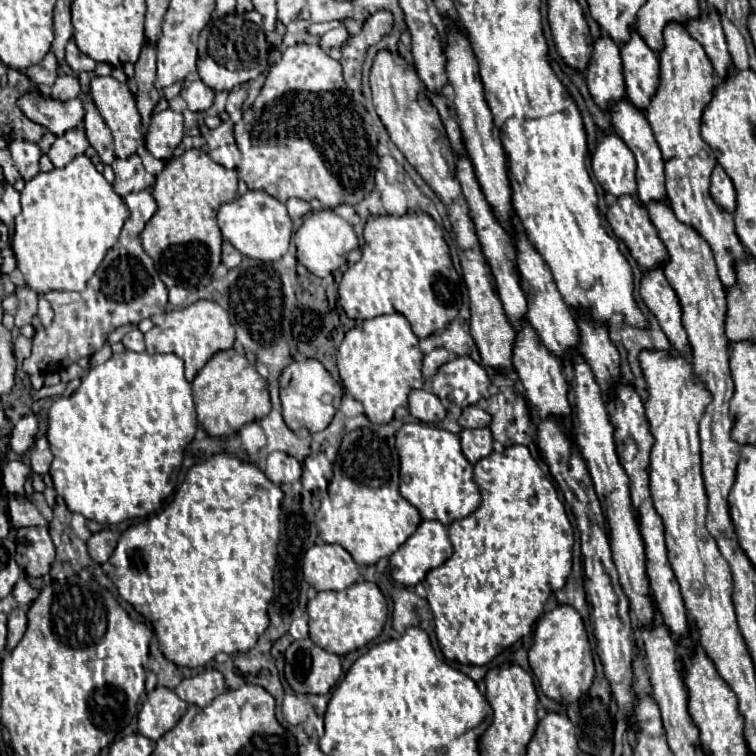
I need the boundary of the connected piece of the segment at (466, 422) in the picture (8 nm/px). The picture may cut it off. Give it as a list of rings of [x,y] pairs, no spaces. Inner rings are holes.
[[[467,406],[459,418],[461,428],[483,428],[483,426],[489,426],[489,422],[491,422],[491,416],[479,406]]]

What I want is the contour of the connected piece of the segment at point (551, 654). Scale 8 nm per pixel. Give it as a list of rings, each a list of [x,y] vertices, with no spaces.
[[[559,604],[557,608],[541,616],[535,628],[533,646],[529,650],[529,664],[539,680],[543,694],[559,704],[571,704],[589,690],[595,676],[593,652],[587,640],[583,620],[573,606]]]

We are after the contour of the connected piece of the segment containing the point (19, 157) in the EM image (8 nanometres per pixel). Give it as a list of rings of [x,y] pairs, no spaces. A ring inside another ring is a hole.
[[[11,140],[9,142],[9,152],[13,156],[15,168],[19,170],[21,178],[27,182],[33,176],[37,176],[39,172],[39,158],[41,158],[41,150],[37,144],[29,144],[27,140]]]

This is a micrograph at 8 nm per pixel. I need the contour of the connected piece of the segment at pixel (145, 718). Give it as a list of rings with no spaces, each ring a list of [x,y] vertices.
[[[157,686],[147,694],[147,700],[139,710],[137,731],[149,740],[159,740],[181,720],[185,712],[187,702],[183,702],[173,690]]]

